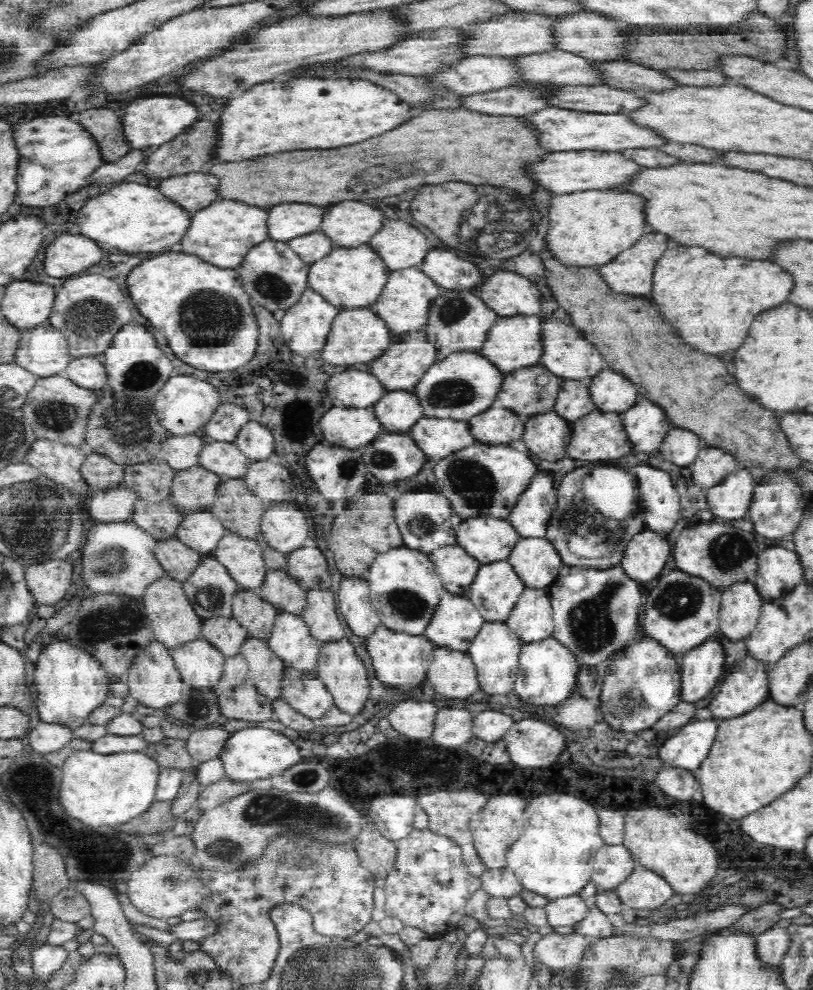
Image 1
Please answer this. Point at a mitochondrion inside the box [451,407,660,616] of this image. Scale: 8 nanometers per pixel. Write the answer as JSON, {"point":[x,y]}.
{"point":[593,522]}

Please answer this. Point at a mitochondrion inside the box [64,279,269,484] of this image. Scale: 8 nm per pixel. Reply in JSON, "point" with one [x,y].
{"point":[208,318]}

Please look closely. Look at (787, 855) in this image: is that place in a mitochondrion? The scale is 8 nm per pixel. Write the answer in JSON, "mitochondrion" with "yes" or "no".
{"mitochondrion":"no"}

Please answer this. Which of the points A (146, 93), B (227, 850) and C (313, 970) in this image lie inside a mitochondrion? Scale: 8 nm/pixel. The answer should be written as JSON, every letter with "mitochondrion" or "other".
{"A":"other","B":"mitochondrion","C":"mitochondrion"}

